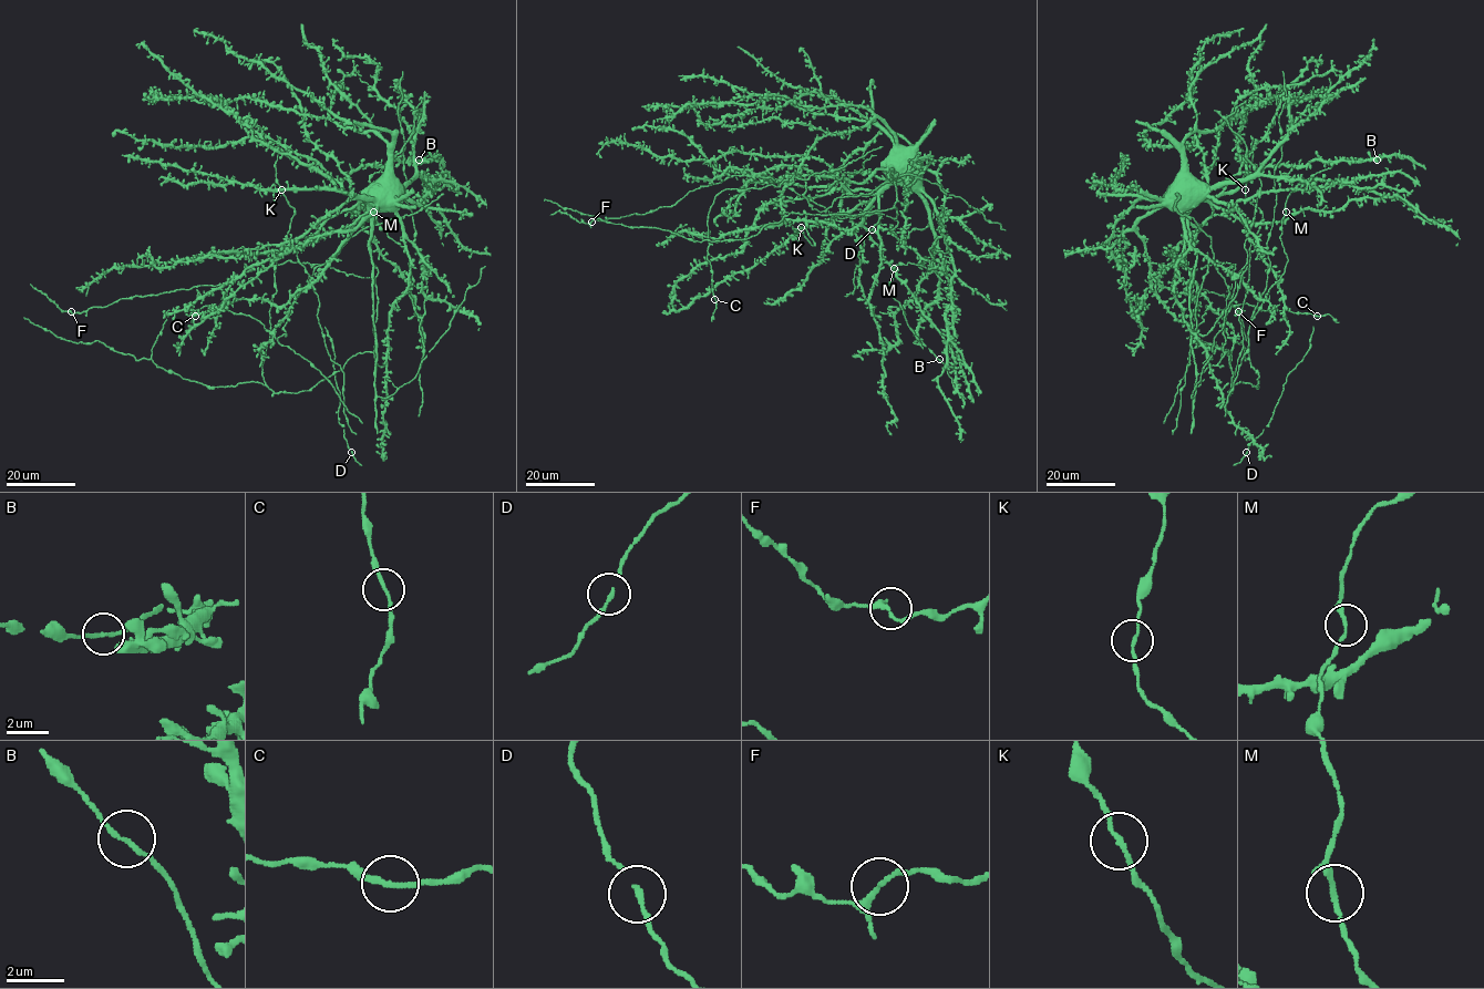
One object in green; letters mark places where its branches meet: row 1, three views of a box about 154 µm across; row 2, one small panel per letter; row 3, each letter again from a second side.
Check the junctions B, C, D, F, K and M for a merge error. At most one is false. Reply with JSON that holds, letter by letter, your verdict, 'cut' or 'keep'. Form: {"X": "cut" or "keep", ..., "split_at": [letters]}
{"B": "keep", "C": "keep", "D": "keep", "F": "keep", "K": "keep", "M": "keep", "split_at": []}

